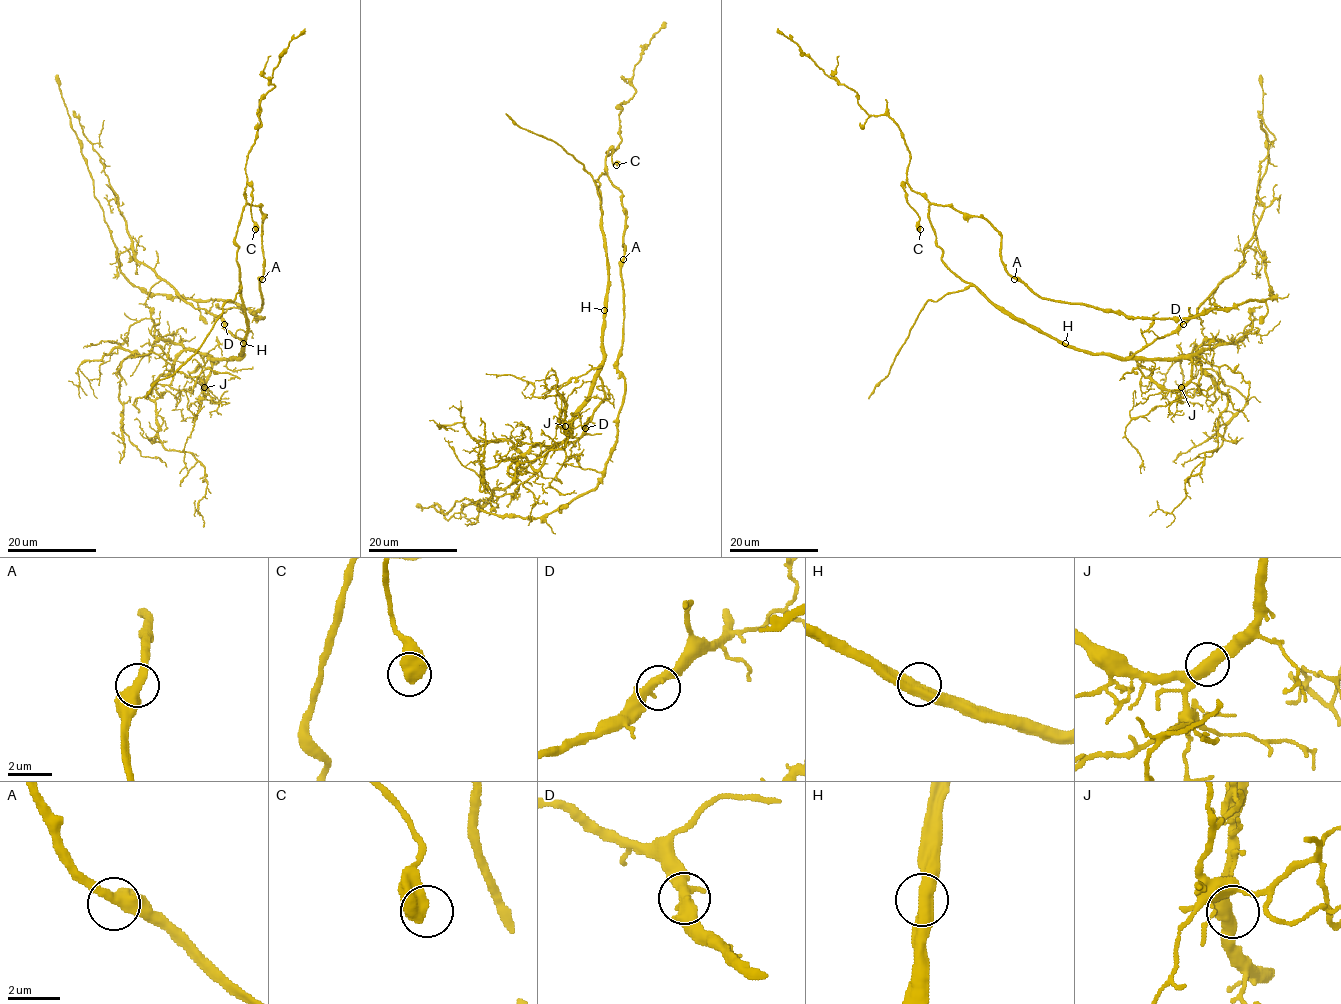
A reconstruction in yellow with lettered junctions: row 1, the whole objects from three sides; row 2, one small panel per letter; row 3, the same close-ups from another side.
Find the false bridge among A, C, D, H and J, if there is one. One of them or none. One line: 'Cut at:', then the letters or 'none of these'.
Cut at: none of these

